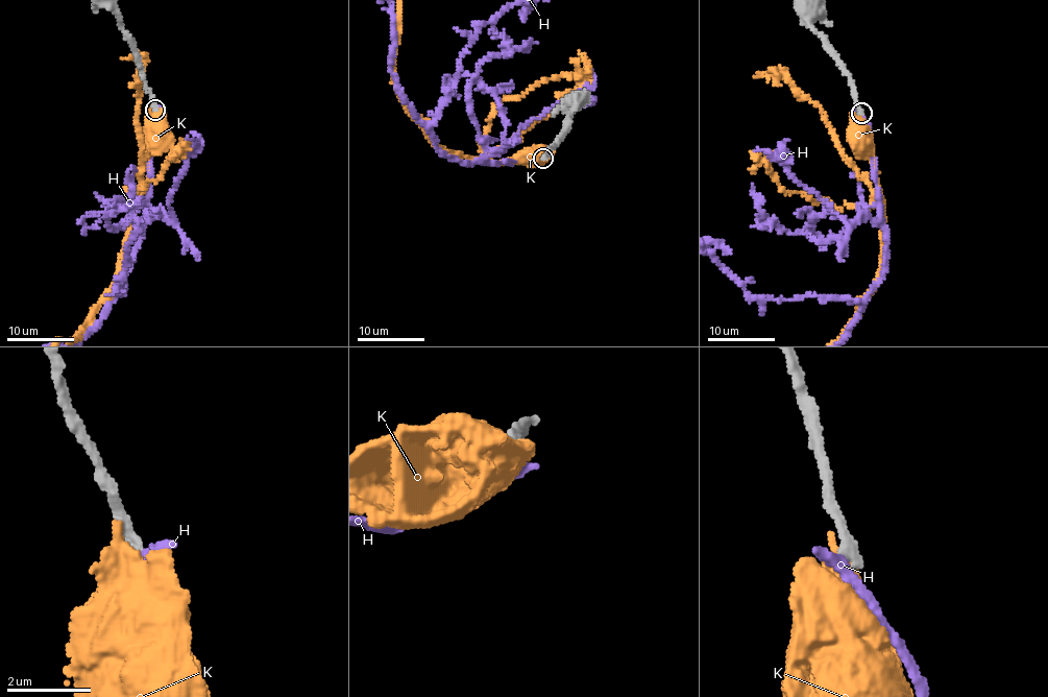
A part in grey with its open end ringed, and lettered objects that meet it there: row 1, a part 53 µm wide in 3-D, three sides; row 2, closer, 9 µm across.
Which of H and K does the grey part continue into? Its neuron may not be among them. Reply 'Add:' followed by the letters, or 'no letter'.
Add: no letter

